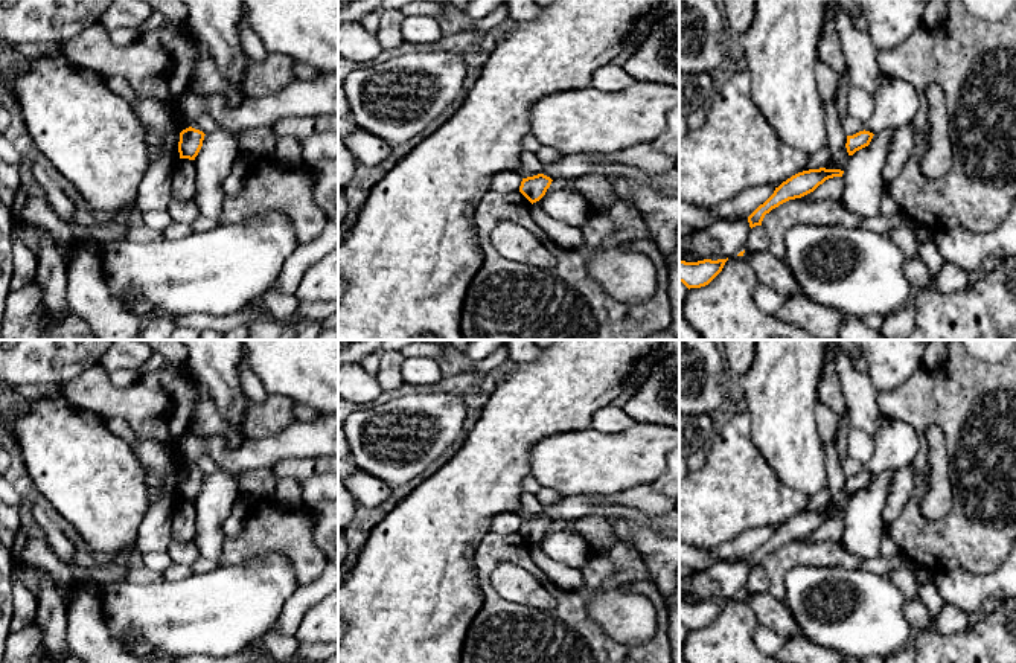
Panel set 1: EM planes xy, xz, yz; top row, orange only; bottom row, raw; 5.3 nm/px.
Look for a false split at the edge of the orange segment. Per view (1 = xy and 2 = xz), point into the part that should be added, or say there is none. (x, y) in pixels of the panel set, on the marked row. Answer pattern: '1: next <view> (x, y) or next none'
1: next none
2: next none

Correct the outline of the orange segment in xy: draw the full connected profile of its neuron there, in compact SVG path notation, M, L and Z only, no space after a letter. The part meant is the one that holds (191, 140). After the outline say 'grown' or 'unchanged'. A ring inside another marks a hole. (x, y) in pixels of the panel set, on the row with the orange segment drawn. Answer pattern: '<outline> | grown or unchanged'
M192 127L183 130L178 142L180 159L195 160L203 146L204 136L203 131Z | unchanged

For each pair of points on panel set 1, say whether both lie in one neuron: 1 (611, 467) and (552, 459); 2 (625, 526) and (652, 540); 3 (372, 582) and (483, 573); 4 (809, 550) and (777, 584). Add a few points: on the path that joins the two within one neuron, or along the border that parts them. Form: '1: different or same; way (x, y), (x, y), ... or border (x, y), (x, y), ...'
1: same; way (596, 464), (567, 462)
2: same; way (631, 531), (646, 540)
3: different; border (482, 538), (476, 550), (483, 595), (479, 608)
4: same; way (798, 554), (777, 573)

